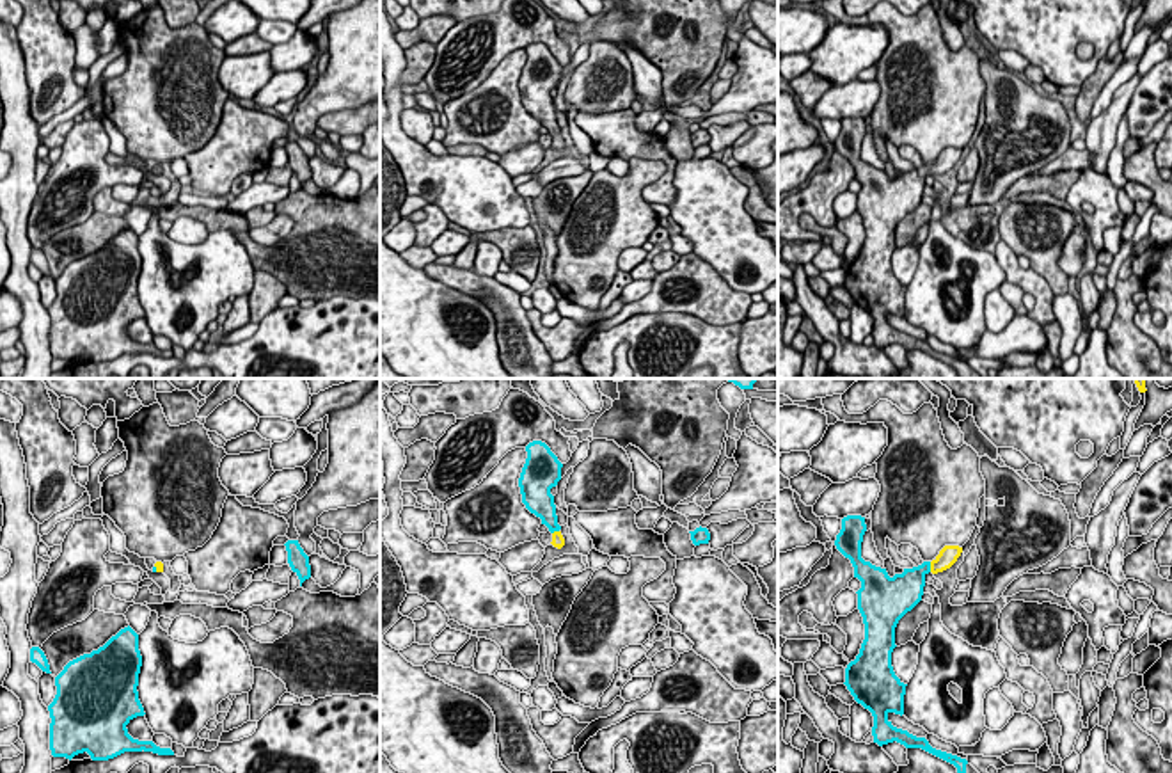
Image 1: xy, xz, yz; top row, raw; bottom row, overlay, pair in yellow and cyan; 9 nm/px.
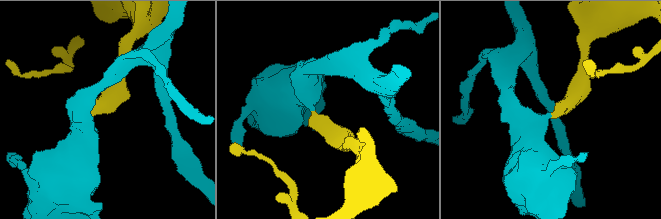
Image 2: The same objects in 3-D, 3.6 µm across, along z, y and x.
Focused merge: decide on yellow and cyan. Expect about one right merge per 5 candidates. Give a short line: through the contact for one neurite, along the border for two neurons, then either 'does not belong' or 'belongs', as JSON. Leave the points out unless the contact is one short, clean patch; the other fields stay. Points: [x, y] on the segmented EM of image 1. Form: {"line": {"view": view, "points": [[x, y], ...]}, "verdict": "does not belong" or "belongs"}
{"line": {"view": "yz", "points": [[949, 555], [931, 567], [910, 585]]}, "verdict": "belongs"}

